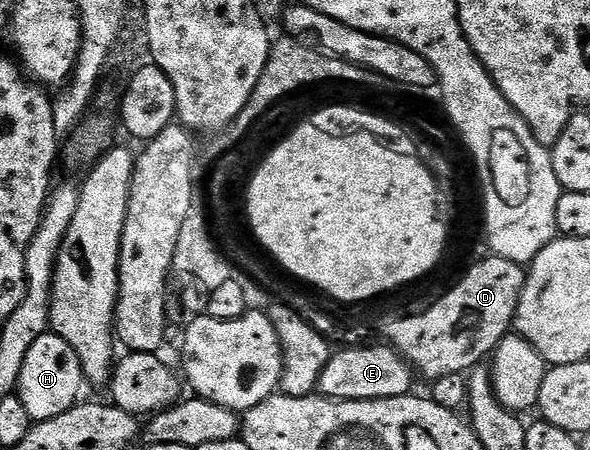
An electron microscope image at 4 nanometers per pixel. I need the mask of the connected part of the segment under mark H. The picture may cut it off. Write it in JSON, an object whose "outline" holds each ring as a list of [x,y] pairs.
{"outline":[[[48,333],[37,337],[25,353],[25,365],[21,365],[21,377],[17,394],[21,405],[29,413],[29,417],[35,423],[44,423],[53,417],[61,417],[70,407],[76,406],[80,402],[85,380],[81,361],[77,353],[73,353],[73,345],[65,341],[65,337],[54,333]]]}

